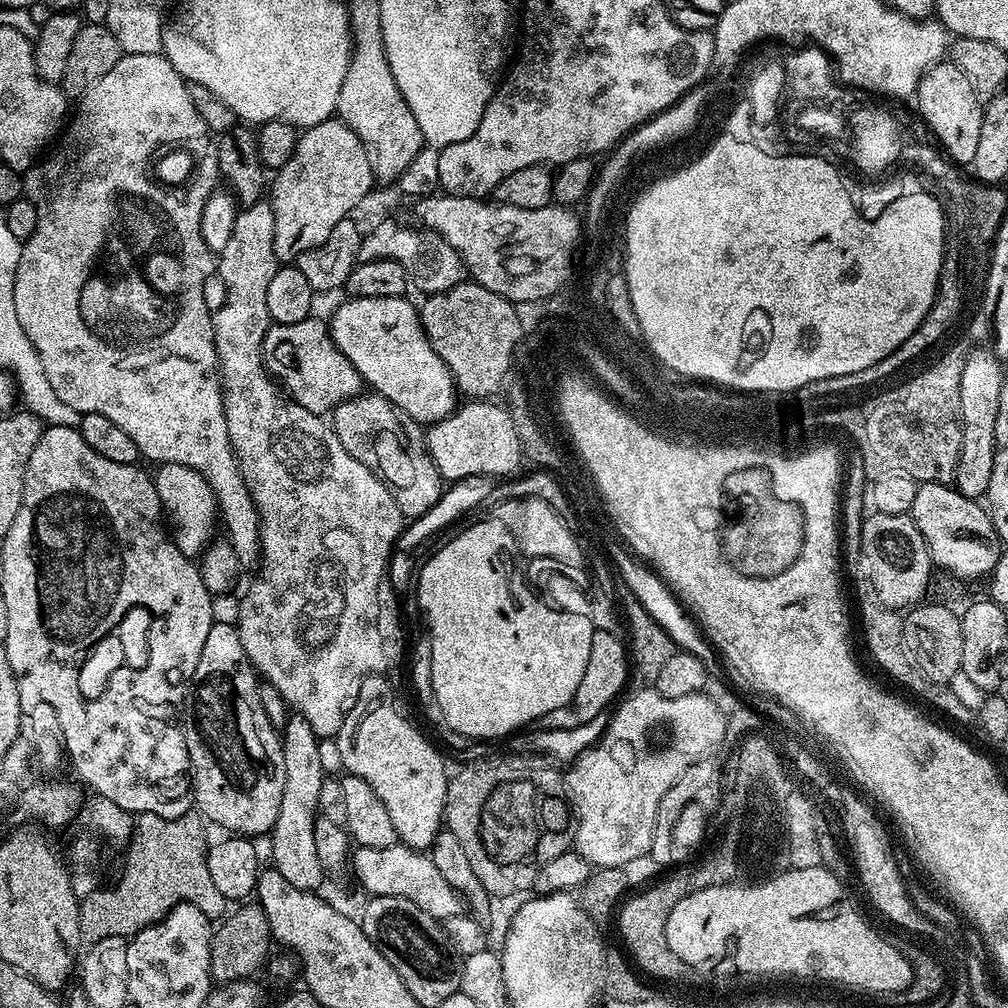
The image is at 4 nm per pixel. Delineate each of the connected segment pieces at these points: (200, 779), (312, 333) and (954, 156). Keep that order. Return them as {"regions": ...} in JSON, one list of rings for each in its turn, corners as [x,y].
{"regions":[[[[212,623],[210,626],[210,634],[206,634],[206,642],[202,642],[202,654],[198,657],[198,666],[194,670],[190,683],[187,685],[184,693],[184,703],[182,705],[182,727],[184,729],[184,741],[186,742],[186,750],[188,757],[192,763],[190,769],[190,788],[194,793],[194,804],[198,809],[199,815],[205,821],[217,824],[220,828],[225,828],[225,833],[239,834],[245,838],[257,838],[263,834],[271,833],[275,826],[275,820],[278,818],[278,810],[282,801],[283,782],[286,779],[286,767],[283,766],[283,742],[281,733],[270,722],[270,718],[266,718],[262,702],[258,702],[258,673],[252,667],[252,663],[248,661],[246,650],[242,648],[242,638],[238,634],[236,625],[220,625]]],[[[316,319],[272,324],[264,335],[264,367],[298,406],[324,416],[342,402],[361,395],[365,383],[350,358],[333,342],[329,325]]],[[[951,62],[935,64],[930,71],[921,78],[916,87],[914,103],[920,107],[920,116],[932,127],[934,135],[940,139],[939,147],[952,160],[964,166],[971,165],[978,147],[978,137],[982,131],[982,101],[974,94],[974,86],[970,86],[970,78],[958,70],[958,66]]]]}

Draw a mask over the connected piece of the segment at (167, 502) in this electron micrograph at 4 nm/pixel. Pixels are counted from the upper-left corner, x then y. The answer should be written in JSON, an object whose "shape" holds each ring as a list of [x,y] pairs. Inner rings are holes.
{"shape":[[[162,464],[155,470],[156,493],[160,499],[163,515],[170,525],[172,539],[184,556],[199,557],[217,535],[215,532],[216,524],[218,528],[218,505],[210,482],[206,482],[206,478],[198,474],[198,470],[177,464]]]}

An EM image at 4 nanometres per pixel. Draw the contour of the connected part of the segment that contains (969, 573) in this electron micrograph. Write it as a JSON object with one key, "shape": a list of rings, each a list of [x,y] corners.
{"shape":[[[924,482],[917,488],[910,496],[910,515],[926,542],[933,565],[960,580],[991,577],[1002,545],[987,507],[980,500],[966,498],[952,484]]]}

